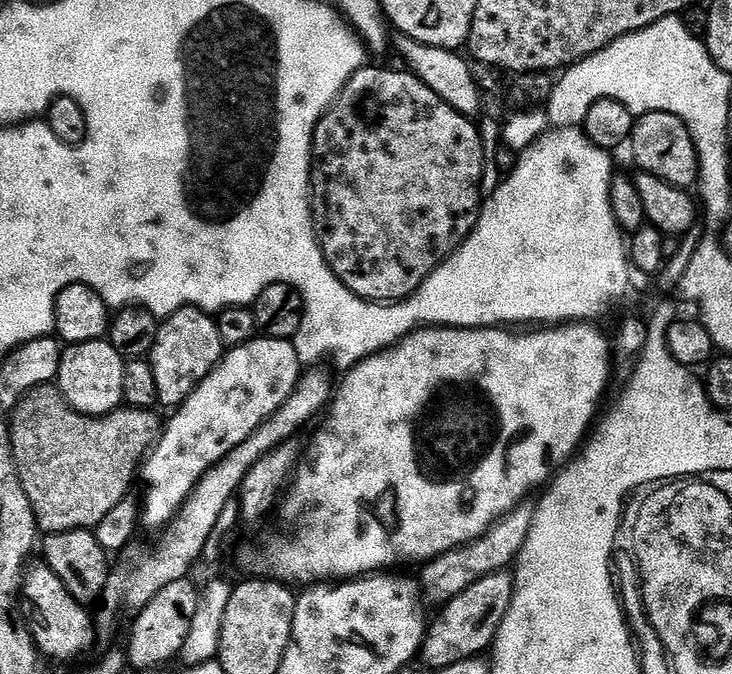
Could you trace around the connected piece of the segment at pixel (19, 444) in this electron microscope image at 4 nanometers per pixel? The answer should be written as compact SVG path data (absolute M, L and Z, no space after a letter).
M45 382L39 384L37 388L31 388L20 400L20 405L14 409L14 415L10 420L10 435L12 437L12 457L16 463L16 473L20 475L20 485L22 490L26 490L26 498L32 507L32 513L36 519L37 529L41 533L50 532L69 532L70 530L78 530L79 528L95 529L98 522L102 522L102 518L106 518L106 514L110 514L110 510L114 510L114 506L118 506L118 502L122 502L124 497L129 495L132 479L137 479L138 473L142 468L142 461L147 457L148 453L156 447L156 441L160 439L162 431L162 416L160 420L159 411L150 408L129 408L121 406L115 412L108 412L105 416L84 416L80 412L74 411L70 405L64 401L64 395L61 394L59 387L53 386L51 383Z

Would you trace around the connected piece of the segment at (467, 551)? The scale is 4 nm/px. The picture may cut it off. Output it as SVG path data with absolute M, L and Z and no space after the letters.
M513 510L504 517L503 520L492 525L484 535L479 536L477 540L472 540L468 544L463 544L461 548L450 550L441 556L435 556L433 560L427 561L419 569L420 580L418 579L418 588L430 603L435 606L449 604L462 590L467 590L469 586L474 585L479 579L486 578L488 575L494 575L496 572L502 572L511 569L516 563L522 546L526 546L526 538L530 534L532 525L532 512L520 512L524 510Z

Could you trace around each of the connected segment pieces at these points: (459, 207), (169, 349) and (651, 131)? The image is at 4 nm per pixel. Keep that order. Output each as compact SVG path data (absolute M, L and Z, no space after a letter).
M365 66L346 82L346 86L336 97L331 108L321 116L312 135L312 175L310 177L310 203L312 205L312 225L316 227L316 238L324 252L326 262L332 267L336 277L348 287L355 296L373 302L395 302L405 300L411 292L418 290L427 276L438 267L446 257L459 248L480 217L482 197L479 180L483 170L483 142L477 125L469 117L454 110L430 86L426 86L417 76L407 70L395 72L392 68L371 68Z
M182 307L173 316L167 317L157 327L150 353L160 404L181 404L198 387L202 378L216 368L225 351L226 346L218 334L216 321L205 309Z
M642 112L635 117L632 125L630 149L636 159L640 172L649 172L652 176L670 182L676 188L691 189L700 178L700 163L694 146L694 138L690 138L690 130L674 114L665 112Z

